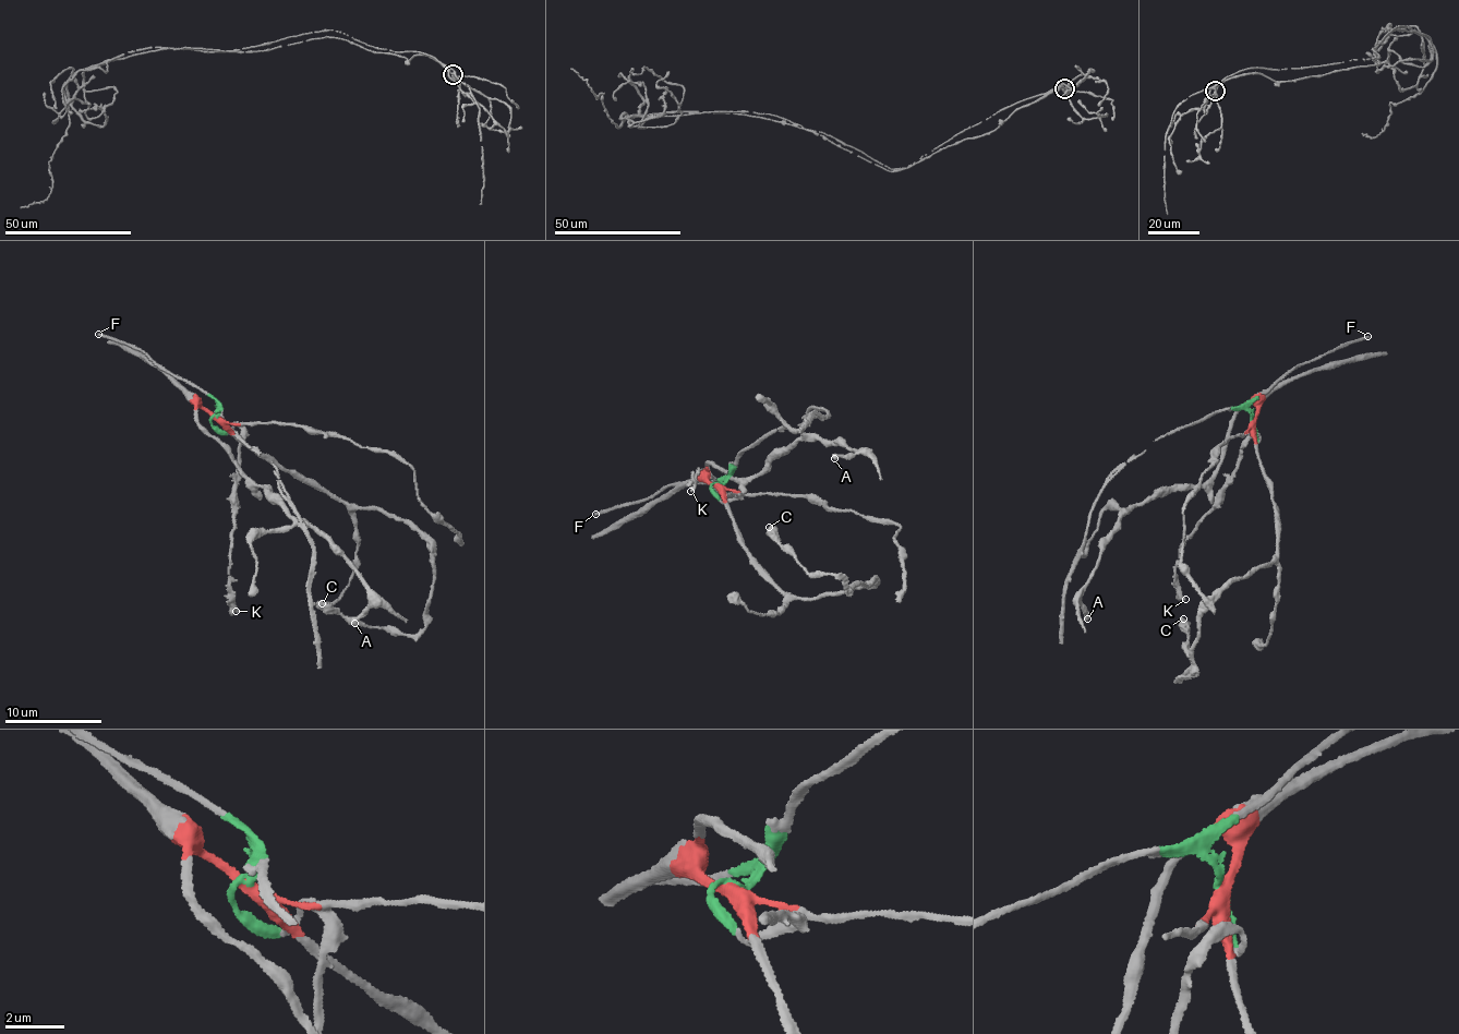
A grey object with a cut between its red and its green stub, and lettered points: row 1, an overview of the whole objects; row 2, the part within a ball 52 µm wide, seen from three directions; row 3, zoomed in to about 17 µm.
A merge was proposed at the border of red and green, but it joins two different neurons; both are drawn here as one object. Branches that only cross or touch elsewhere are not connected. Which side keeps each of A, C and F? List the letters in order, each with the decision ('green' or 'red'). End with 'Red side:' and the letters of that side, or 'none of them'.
A: red
C: red
F: green
Red side: A, C

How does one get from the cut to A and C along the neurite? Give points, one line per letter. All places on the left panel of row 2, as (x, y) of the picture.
A: (213, 416), (197, 404), (201, 423), (246, 477), (328, 534), (359, 576), (369, 608), (354, 624)
C: (213, 416), (346, 502), (421, 530), (432, 564), (427, 621), (418, 634), (360, 622), (322, 603)

